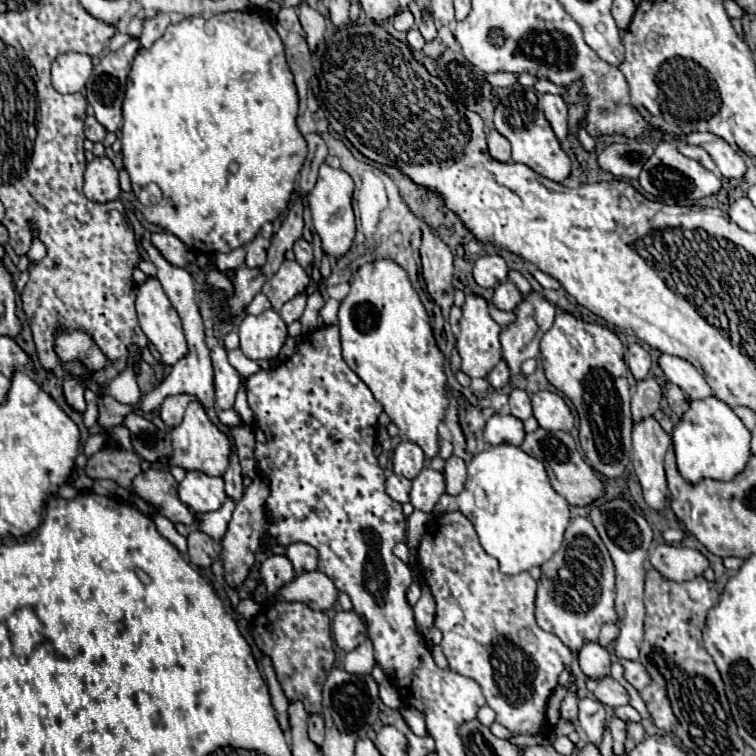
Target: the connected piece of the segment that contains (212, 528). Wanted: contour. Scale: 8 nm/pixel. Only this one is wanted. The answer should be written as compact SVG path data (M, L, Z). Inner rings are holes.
M225 499L223 507L215 513L201 513L197 515L199 517L199 529L207 535L211 535L215 539L215 543L221 541L225 529L227 529L227 523L231 519L231 513L235 509L235 501L233 499Z

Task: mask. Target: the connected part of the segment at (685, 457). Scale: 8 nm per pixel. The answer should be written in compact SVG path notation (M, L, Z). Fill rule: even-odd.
M715 395L707 399L693 399L673 431L673 449L679 473L691 483L703 477L731 481L745 469L751 457L749 443L751 443L751 431L743 425L743 421L735 415L735 411Z

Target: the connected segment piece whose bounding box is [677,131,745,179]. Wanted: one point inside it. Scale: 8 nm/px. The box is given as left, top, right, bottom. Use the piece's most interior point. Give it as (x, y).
(730, 163)

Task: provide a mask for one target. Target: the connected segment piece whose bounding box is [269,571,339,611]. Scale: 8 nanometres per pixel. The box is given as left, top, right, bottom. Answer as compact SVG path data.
M309 571L297 575L295 581L285 585L269 603L273 605L277 601L301 601L315 611L327 611L337 605L339 589L321 571Z

